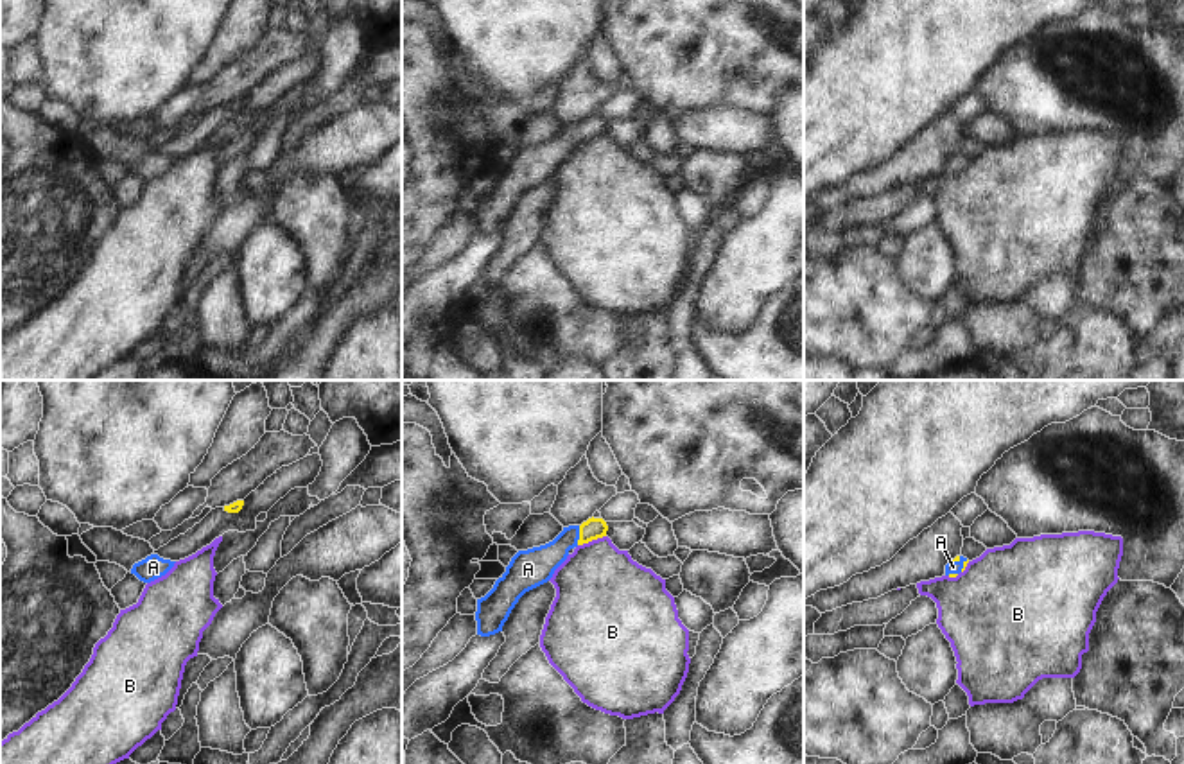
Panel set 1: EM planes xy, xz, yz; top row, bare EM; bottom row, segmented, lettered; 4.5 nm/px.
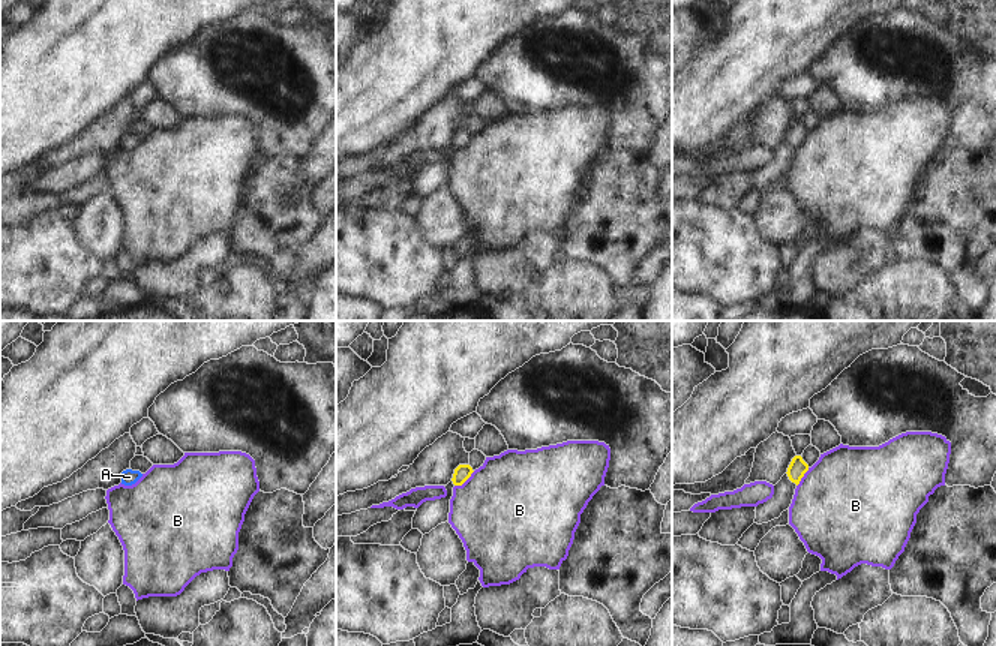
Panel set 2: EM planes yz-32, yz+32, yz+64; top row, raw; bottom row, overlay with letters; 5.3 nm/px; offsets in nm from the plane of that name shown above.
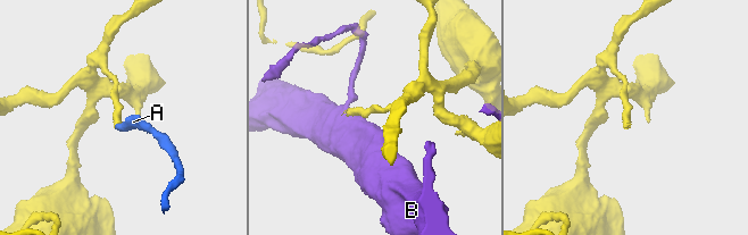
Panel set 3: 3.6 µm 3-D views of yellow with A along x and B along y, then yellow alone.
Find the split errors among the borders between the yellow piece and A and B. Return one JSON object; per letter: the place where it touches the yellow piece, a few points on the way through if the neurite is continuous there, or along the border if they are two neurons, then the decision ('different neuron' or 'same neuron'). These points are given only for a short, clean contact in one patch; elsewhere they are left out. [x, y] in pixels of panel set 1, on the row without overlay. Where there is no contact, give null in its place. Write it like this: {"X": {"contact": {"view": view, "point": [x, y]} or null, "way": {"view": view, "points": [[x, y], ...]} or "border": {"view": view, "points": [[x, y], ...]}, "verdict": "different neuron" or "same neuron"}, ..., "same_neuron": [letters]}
{"A": {"contact": {"view": "xz", "point": [580, 133]}, "way": {"view": "xz", "points": [[594, 126], [580, 133], [567, 137], [537, 164]]}, "verdict": "same neuron"}, "B": {"contact": {"view": "xz", "point": [591, 138]}, "verdict": "different neuron"}, "same_neuron": ["A"]}

